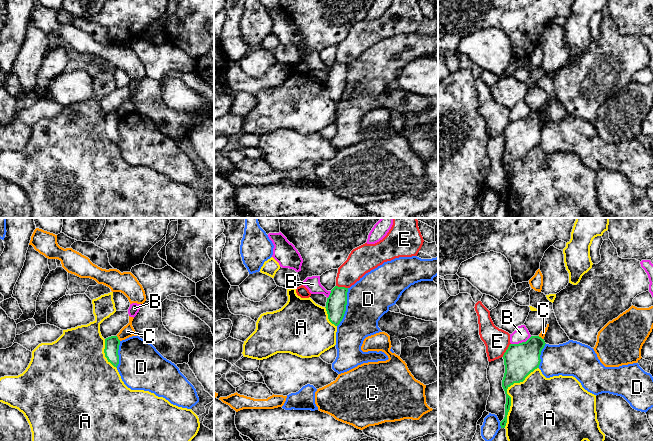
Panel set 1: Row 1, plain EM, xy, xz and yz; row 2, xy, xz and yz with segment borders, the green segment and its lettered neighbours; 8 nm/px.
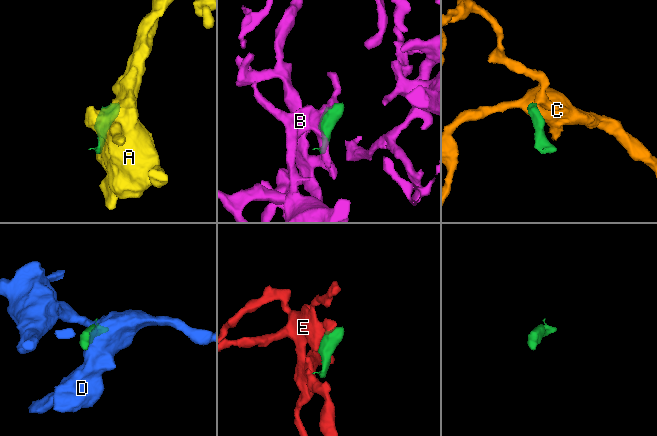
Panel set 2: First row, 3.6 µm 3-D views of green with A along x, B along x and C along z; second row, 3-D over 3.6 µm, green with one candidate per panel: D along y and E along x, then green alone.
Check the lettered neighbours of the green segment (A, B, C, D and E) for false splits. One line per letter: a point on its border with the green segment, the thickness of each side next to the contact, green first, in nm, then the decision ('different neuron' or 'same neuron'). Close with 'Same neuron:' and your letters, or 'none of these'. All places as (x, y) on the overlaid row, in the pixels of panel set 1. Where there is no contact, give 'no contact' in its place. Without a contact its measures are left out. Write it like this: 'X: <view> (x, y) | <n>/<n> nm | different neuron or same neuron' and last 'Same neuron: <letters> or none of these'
A: yz (506, 393) | 220/400 nm | different neuron
B: yz (522, 342) | 260/130 nm | different neuron
C: yz (540, 337) | 260/50 nm | different neuron
D: xz (345, 307) | 160/340 nm | different neuron
E: yz (506, 350) | 260/200 nm | different neuron
Same neuron: none of these

